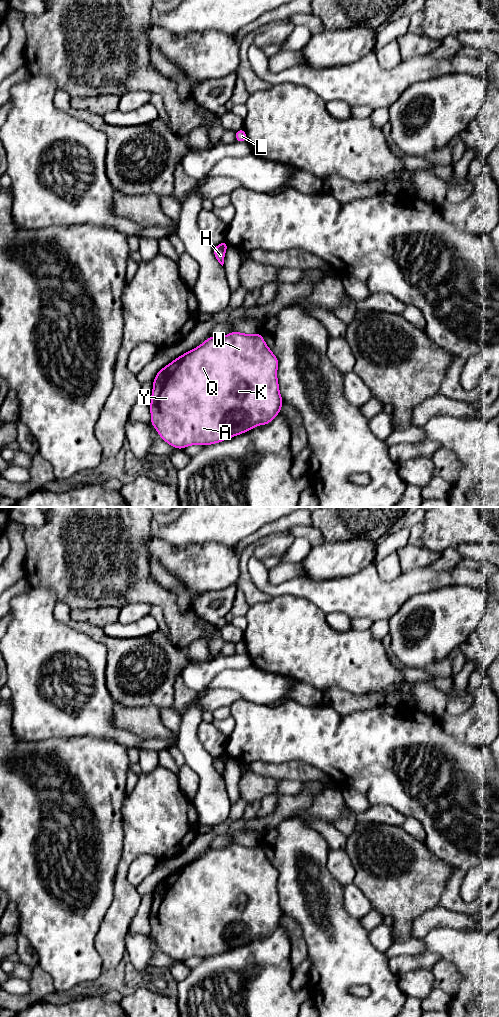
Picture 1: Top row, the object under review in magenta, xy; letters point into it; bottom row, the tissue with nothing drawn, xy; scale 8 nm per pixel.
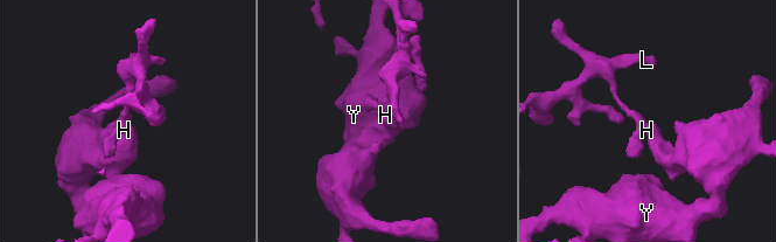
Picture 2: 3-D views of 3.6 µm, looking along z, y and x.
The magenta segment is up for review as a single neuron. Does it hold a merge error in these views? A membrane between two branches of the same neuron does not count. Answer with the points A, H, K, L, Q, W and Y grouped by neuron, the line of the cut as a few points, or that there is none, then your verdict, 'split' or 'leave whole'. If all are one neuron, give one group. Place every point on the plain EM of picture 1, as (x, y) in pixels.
groups A H K Q W Y / L; cut xy (227, 757), (215, 759); split

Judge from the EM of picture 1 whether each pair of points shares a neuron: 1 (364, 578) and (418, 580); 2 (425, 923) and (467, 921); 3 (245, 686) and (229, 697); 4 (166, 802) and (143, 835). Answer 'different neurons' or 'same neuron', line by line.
1: same neuron
2: same neuron
3: different neurons
4: same neuron

